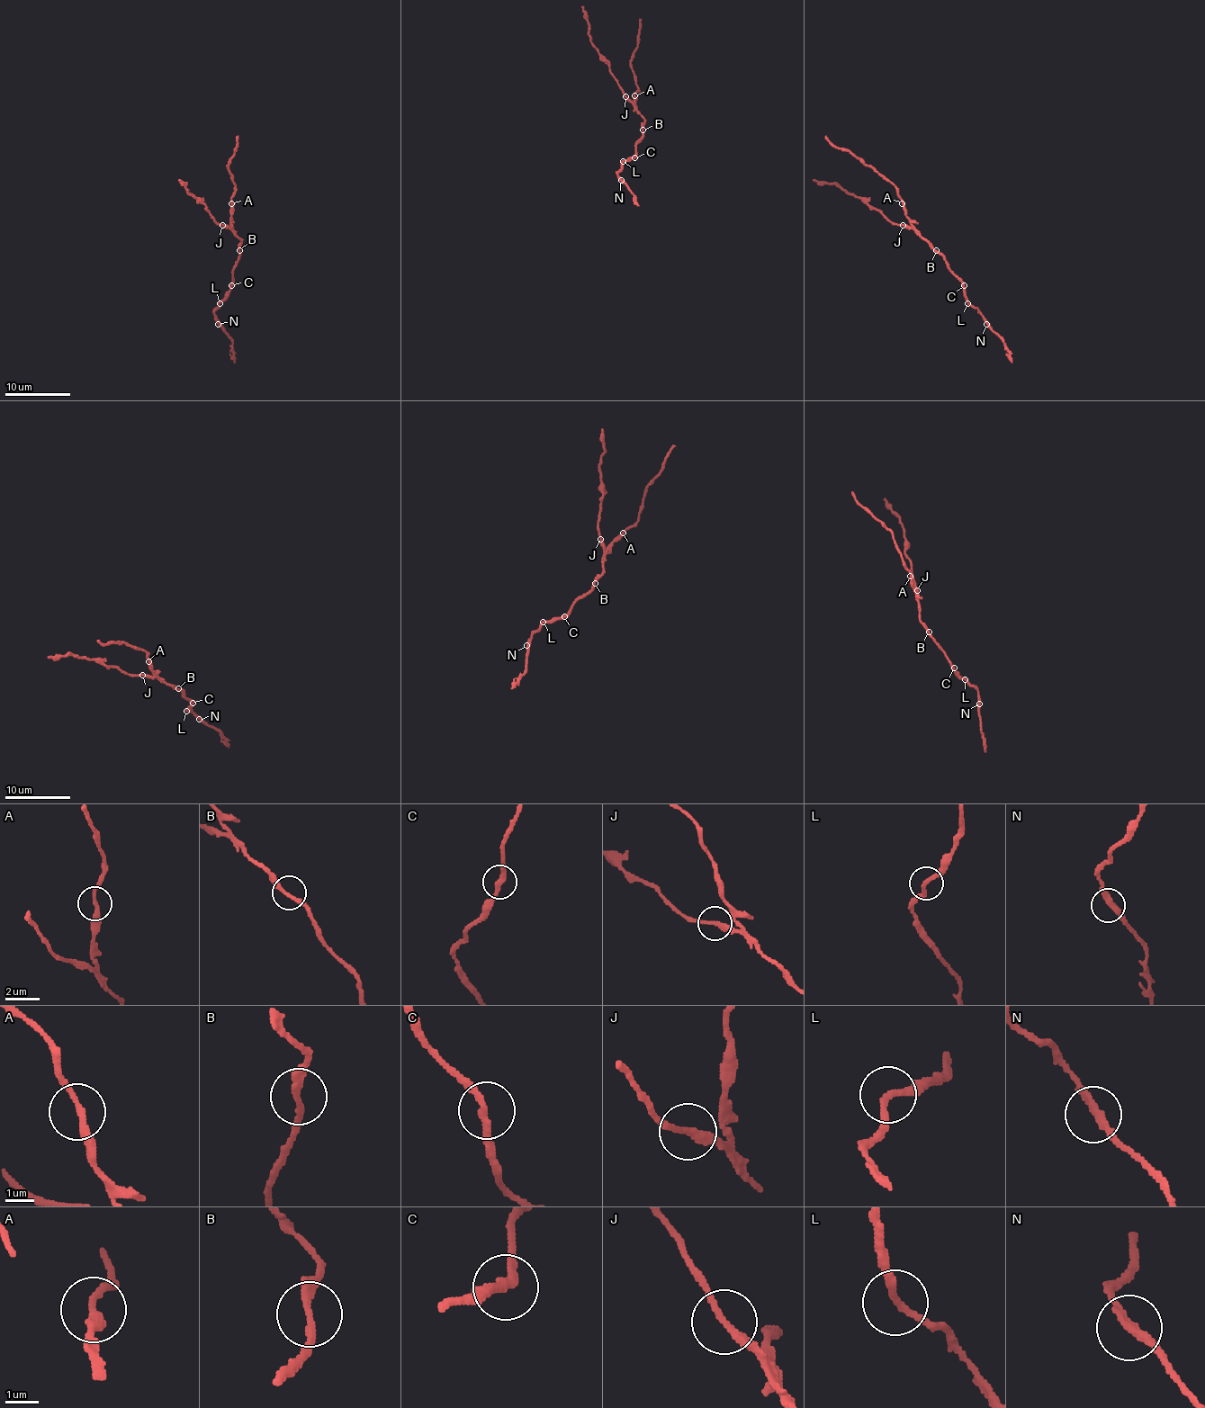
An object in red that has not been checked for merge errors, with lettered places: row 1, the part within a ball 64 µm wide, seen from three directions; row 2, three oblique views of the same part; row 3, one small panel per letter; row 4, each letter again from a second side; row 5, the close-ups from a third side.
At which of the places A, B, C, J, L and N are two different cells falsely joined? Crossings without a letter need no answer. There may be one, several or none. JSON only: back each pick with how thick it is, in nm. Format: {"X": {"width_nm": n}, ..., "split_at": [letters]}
{"J": {"width_nm": 240}, "split_at": ["J"]}

